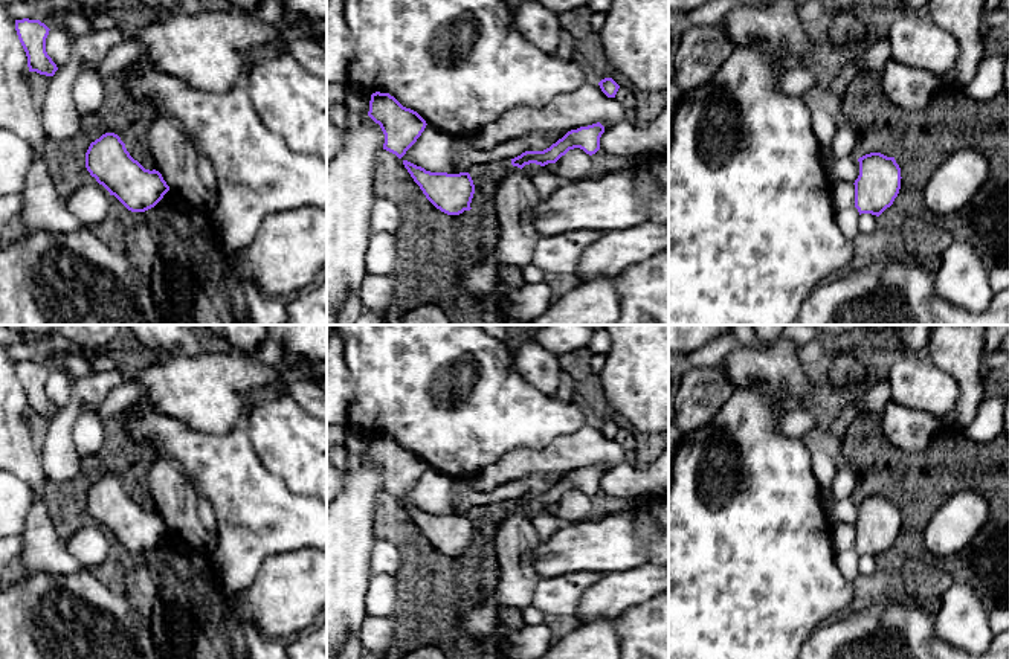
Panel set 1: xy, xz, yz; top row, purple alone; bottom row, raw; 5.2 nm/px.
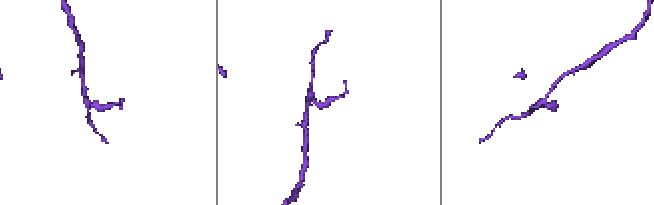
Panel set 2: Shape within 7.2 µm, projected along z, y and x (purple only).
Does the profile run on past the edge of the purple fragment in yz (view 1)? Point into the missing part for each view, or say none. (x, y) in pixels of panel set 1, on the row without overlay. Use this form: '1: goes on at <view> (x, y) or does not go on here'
1: does not go on here

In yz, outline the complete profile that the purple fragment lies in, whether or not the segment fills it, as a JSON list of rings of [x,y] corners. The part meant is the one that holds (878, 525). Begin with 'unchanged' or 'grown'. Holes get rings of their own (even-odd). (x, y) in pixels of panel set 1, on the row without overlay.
unchanged; [[[870,494],[858,500],[859,517],[855,522],[855,549],[861,555],[879,558],[890,549],[901,531],[901,510],[895,499]]]

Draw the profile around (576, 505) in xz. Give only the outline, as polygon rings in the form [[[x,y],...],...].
[[[580,490],[569,491],[556,503],[556,516],[562,523],[589,519],[591,497]]]

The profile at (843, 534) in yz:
[[[830,523],[830,538],[835,552],[855,548],[855,526],[849,523]]]

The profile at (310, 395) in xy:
[[[298,374],[284,378],[273,392],[290,395],[304,410],[327,424],[327,386]]]

